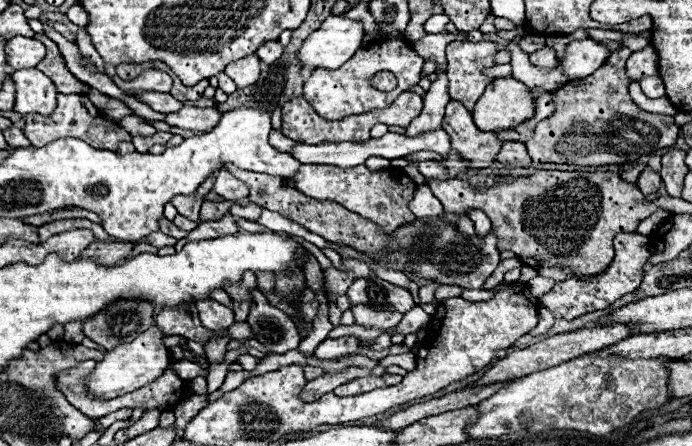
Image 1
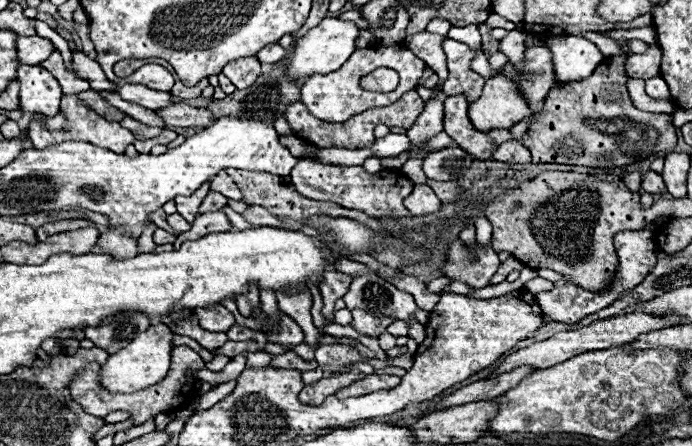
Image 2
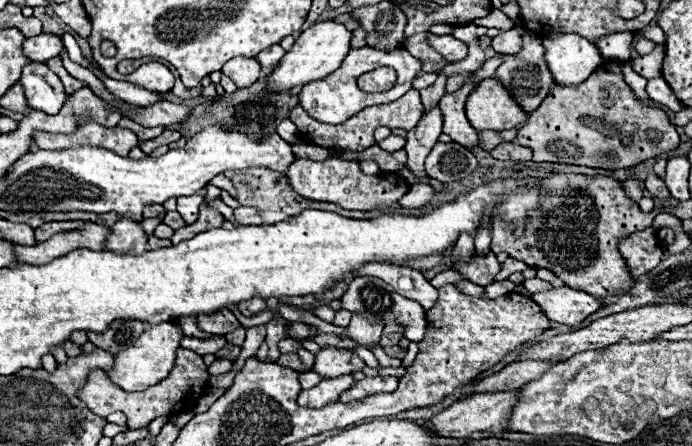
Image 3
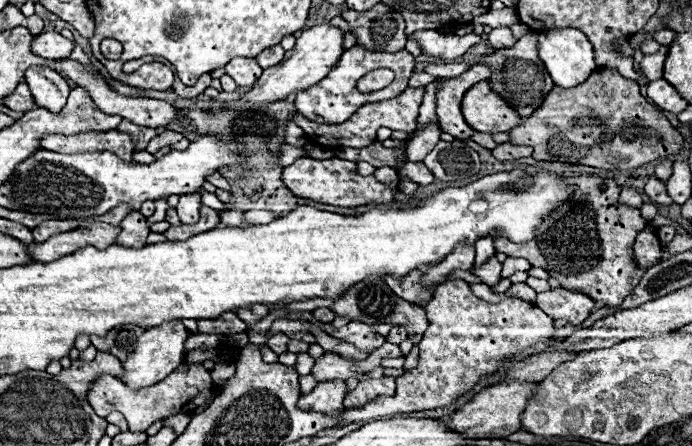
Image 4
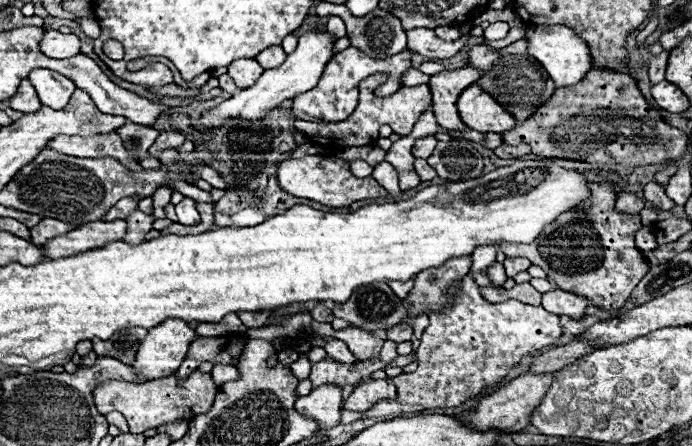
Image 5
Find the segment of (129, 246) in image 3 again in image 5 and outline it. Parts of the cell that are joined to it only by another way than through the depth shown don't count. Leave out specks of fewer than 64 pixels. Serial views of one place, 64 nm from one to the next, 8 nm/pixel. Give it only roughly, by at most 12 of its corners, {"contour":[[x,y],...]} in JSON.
{"contour":[[134,210],[126,218],[128,244],[142,244],[154,216]]}

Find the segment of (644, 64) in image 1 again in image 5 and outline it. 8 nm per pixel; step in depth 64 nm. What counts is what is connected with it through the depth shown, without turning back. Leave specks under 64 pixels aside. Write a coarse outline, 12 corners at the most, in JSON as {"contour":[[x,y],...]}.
{"contour":[[660,52],[648,60],[652,84],[664,80],[668,54]]}

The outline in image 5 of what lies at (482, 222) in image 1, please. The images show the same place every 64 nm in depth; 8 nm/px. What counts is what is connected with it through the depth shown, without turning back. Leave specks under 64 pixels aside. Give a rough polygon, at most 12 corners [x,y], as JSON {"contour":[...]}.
{"contour":[[494,244],[476,248],[472,252],[474,272],[486,270],[496,262]]}

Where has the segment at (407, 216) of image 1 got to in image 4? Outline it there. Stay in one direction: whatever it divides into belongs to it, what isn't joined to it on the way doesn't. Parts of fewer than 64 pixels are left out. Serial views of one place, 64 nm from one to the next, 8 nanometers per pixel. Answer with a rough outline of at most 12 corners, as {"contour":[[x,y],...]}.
{"contour":[[298,158],[296,196],[340,208],[388,204],[394,190],[356,162]]}

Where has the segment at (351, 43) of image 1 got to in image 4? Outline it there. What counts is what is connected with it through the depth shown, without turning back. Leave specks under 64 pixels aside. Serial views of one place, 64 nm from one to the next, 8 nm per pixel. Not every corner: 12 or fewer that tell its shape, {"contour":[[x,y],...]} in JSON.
{"contour":[[332,24],[304,30],[234,106],[256,110],[318,84],[344,52]]}

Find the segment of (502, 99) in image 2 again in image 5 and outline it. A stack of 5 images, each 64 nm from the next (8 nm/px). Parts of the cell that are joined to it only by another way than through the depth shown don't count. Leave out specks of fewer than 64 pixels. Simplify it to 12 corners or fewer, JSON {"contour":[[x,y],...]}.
{"contour":[[478,84],[460,94],[458,112],[478,132],[518,124]]}

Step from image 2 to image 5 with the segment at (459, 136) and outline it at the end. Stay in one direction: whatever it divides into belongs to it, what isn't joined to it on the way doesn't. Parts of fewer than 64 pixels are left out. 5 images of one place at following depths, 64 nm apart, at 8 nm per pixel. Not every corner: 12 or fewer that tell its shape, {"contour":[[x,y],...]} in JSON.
{"contour":[[478,68],[430,78],[434,114],[444,130],[466,132],[456,102],[478,82]]}

